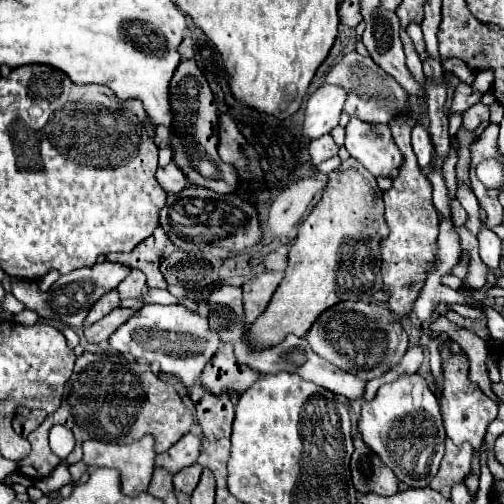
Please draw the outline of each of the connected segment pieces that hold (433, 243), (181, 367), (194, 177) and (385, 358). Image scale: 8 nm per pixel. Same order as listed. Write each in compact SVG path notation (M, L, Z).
M397 118L391 122L393 140L397 142L397 148L403 154L403 164L393 178L393 186L385 190L385 222L389 226L389 236L381 238L381 274L383 274L383 292L389 296L385 302L387 308L399 316L405 318L411 312L411 306L417 298L417 292L425 284L427 272L435 264L437 254L437 234L439 234L439 216L431 202L431 182L429 178L419 170L417 158L411 150L411 128L415 126L413 118Z
M147 304L133 318L121 324L109 338L111 348L139 362L157 362L161 372L179 376L187 386L201 376L207 360L217 352L219 338L209 332L207 318L189 312L183 304Z
M181 60L177 66L171 84L169 84L169 104L173 110L173 130L171 130L171 148L173 162L189 184L215 190L219 194L231 194L237 190L237 172L231 164L221 162L217 154L217 134L219 134L219 112L213 98L213 92L197 68L195 60Z
M339 302L337 306L325 310L317 322L305 334L305 340L313 348L315 354L341 366L341 370L349 370L357 374L361 380L373 380L393 370L407 352L407 334L401 328L401 338L397 332L397 318L385 308L367 302Z

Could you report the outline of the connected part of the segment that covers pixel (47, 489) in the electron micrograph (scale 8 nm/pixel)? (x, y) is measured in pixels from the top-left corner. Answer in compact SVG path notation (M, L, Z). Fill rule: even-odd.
M64 463L60 464L48 478L36 480L34 485L44 494L59 490L72 481L71 476L65 476L65 468Z

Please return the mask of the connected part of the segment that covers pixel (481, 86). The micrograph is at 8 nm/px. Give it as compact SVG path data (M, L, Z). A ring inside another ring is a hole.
M491 68L479 70L479 72L477 72L477 78L475 78L475 82L473 82L473 88L475 88L477 92L487 92L487 90L491 90L491 86L493 86L493 70L491 70Z

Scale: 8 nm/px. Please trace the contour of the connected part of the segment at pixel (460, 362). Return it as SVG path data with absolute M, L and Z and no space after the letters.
M451 356L449 362L443 364L445 372L445 382L443 382L443 400L441 400L441 414L443 414L443 424L447 430L447 436L461 446L463 442L469 444L483 444L485 430L489 422L497 416L497 404L489 400L477 386L473 386L467 378L469 362L463 356Z

